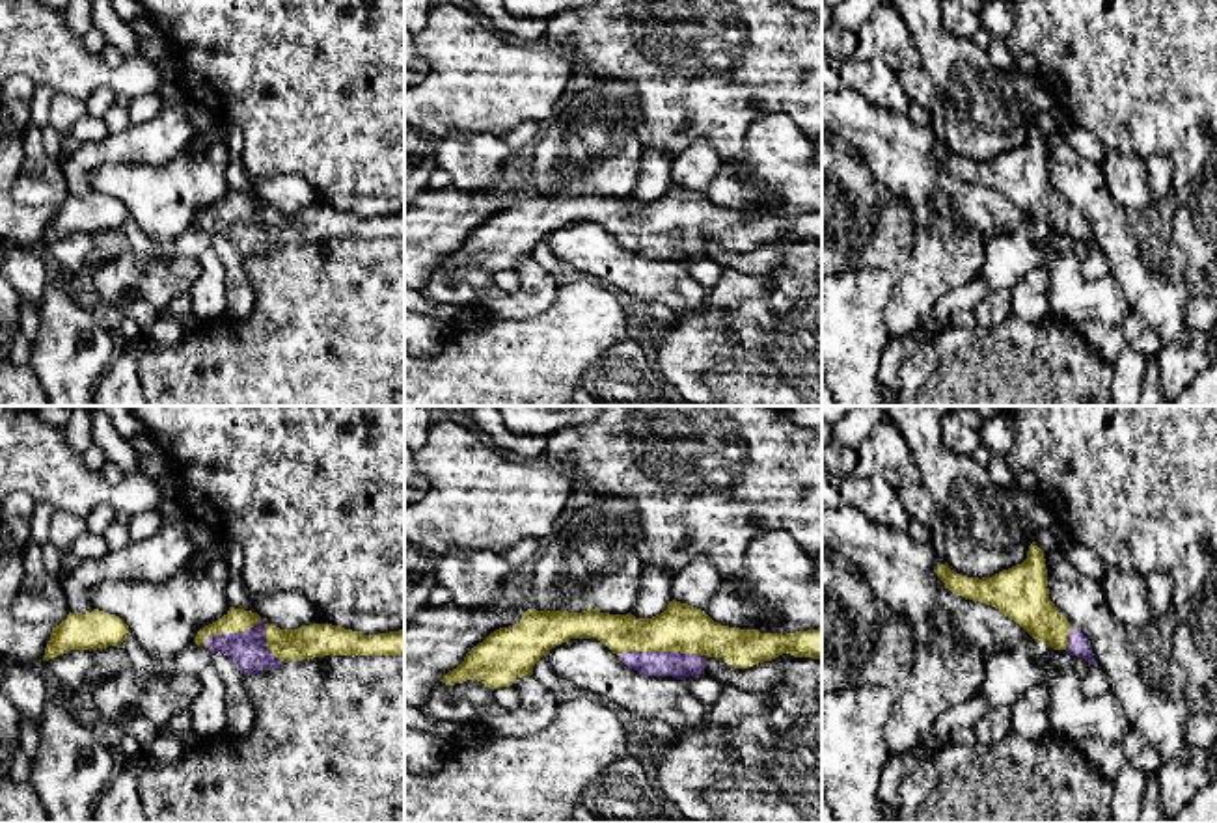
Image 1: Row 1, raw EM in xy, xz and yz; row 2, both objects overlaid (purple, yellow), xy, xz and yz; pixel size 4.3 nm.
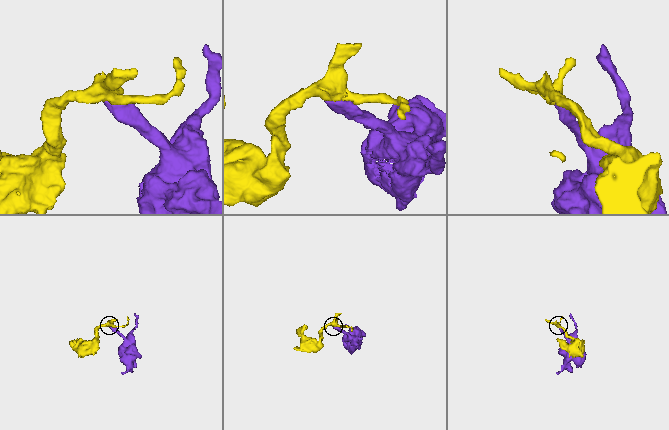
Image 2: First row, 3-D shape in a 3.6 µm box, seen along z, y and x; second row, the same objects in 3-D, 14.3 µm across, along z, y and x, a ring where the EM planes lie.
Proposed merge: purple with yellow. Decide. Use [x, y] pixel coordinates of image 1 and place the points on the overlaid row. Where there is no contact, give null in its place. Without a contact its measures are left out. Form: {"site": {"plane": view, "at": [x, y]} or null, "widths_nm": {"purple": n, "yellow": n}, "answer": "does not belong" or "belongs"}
{"site": {"plane": "xz", "at": [664, 652]}, "widths_nm": {"purple": 120, "yellow": 200}, "answer": "belongs"}

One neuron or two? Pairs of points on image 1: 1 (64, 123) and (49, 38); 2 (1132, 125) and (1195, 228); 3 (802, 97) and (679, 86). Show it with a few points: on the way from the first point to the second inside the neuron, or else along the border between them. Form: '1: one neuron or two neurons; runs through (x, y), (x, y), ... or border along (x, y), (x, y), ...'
1: two neurons; border along (54, 94), (84, 99)
2: two neurons; border along (1197, 187), (1180, 200)
3: one neuron; runs through (772, 88), (709, 86)

